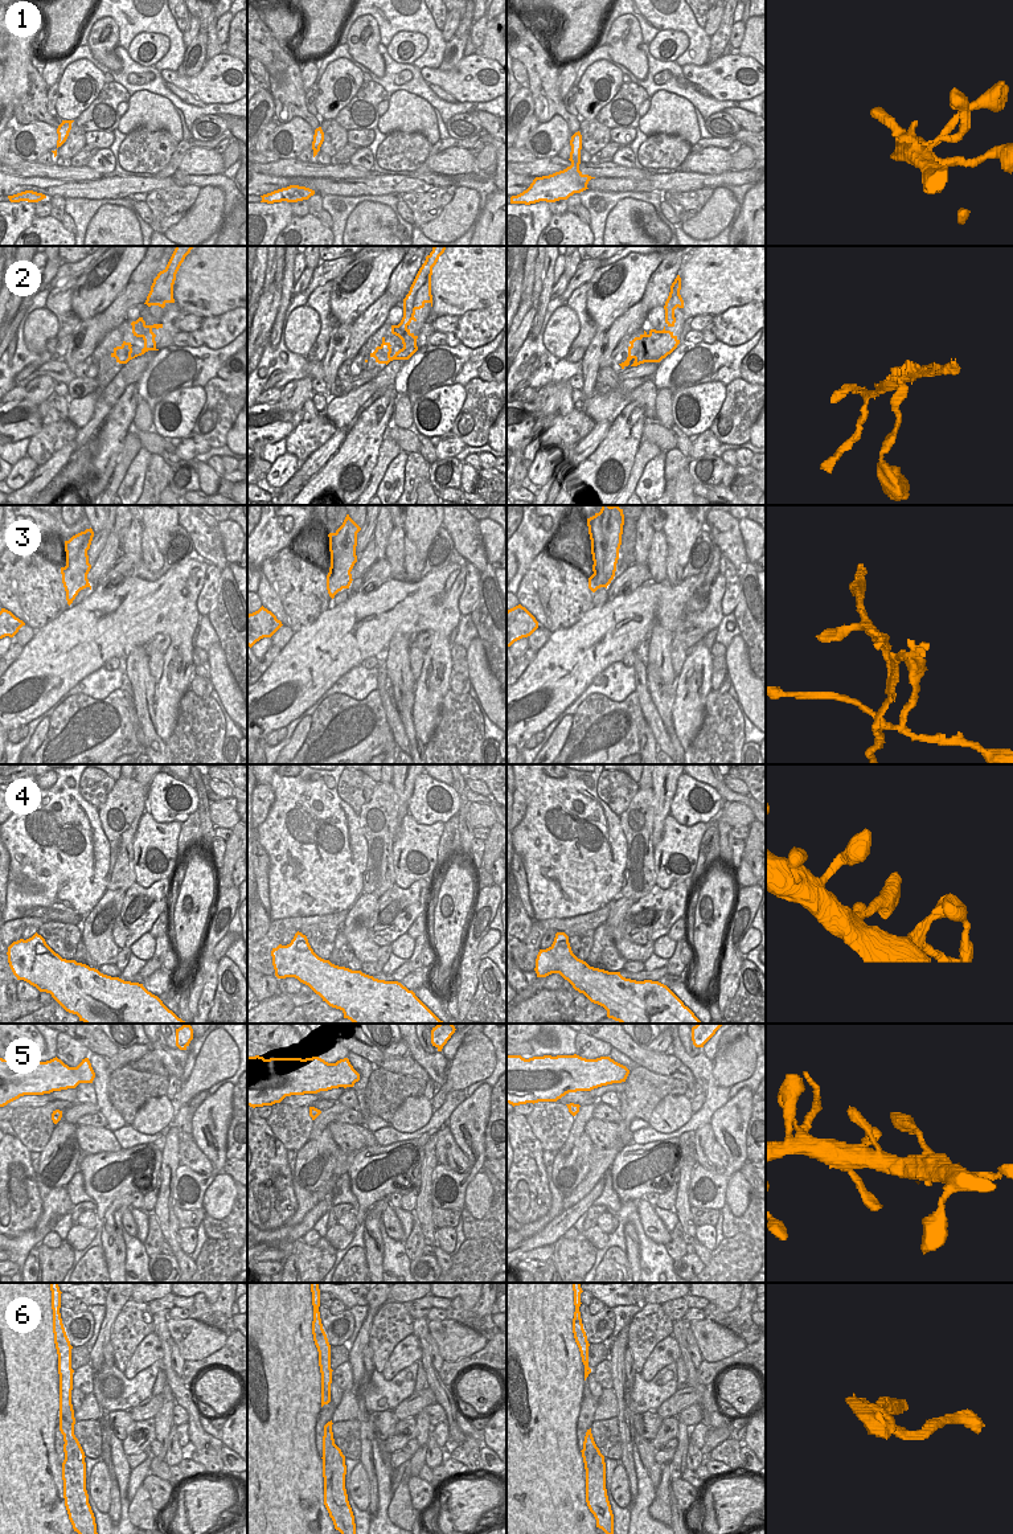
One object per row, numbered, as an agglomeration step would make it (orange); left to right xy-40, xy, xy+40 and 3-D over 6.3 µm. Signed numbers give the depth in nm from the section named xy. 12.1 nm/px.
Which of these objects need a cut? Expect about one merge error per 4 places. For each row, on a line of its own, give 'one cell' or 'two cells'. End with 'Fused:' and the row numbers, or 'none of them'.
1: one cell
2: one cell
3: two cells
4: one cell
5: one cell
6: two cells
Fused: 3, 6

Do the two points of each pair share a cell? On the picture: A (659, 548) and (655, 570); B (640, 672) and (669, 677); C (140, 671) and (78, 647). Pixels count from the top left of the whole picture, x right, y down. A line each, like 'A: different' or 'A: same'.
A: same
B: different
C: different

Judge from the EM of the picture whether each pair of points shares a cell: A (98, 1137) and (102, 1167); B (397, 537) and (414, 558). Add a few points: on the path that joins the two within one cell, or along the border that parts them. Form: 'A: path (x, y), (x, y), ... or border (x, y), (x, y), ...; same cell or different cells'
A: border (121, 1148), (85, 1155); different cells
B: border (405, 536), (404, 570); different cells

